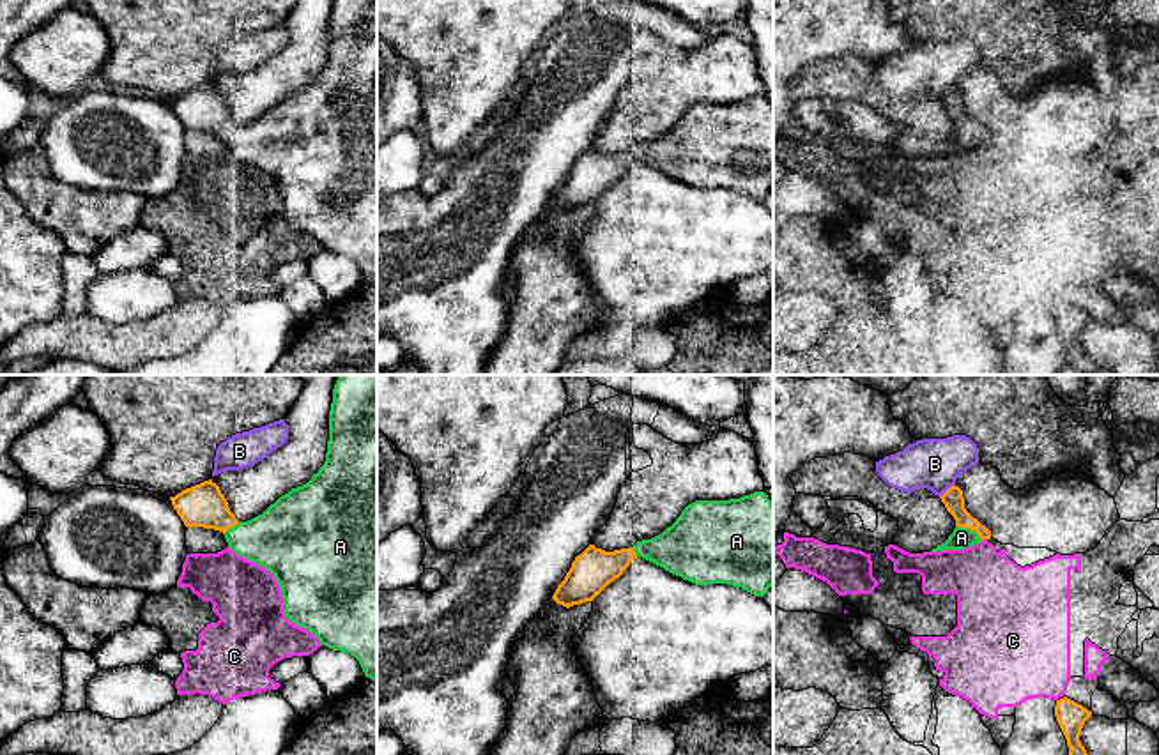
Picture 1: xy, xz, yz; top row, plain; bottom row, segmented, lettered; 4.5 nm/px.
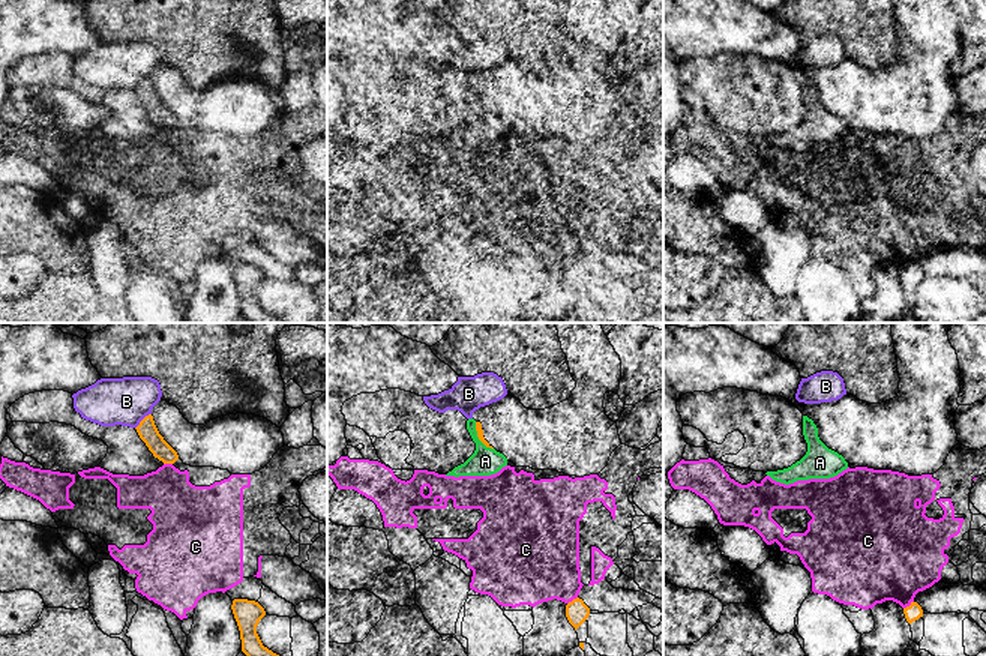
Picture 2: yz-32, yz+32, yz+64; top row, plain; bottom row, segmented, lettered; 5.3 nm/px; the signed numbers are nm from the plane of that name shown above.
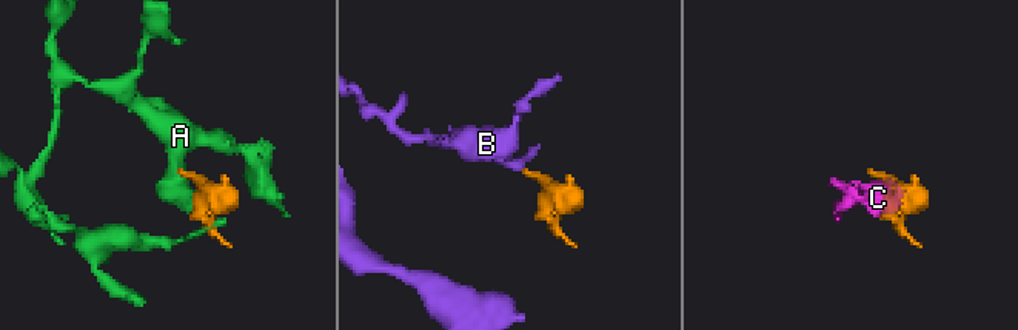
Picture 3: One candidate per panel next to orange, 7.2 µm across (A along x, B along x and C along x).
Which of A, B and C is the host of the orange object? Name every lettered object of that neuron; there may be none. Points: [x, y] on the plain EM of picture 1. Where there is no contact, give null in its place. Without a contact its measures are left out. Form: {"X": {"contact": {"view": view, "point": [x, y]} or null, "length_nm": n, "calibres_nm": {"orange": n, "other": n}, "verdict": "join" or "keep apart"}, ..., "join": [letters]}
{"A": {"contact": {"view": "yz", "point": [970, 131]}, "length_nm": 150, "calibres_nm": {"orange": 90, "other": 100}, "verdict": "join"}, "B": {"contact": {"view": "yz", "point": [947, 94]}, "length_nm": 100, "calibres_nm": {"orange": 90, "other": 240}, "verdict": "keep apart"}, "C": {"contact": {"view": "yz", "point": [984, 142]}, "length_nm": 30, "calibres_nm": {"orange": 90, "other": 320}, "verdict": "keep apart"}, "join": ["A"]}

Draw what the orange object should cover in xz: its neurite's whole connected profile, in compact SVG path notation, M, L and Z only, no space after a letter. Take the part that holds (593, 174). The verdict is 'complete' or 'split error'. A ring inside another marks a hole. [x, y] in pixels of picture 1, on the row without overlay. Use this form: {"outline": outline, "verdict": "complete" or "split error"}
{"outline": "M764 95L695 104L651 143L614 156L589 149L552 203L566 212L593 205L637 161L695 189L727 187L763 202L773 189L773 106Z", "verdict": "split error"}

